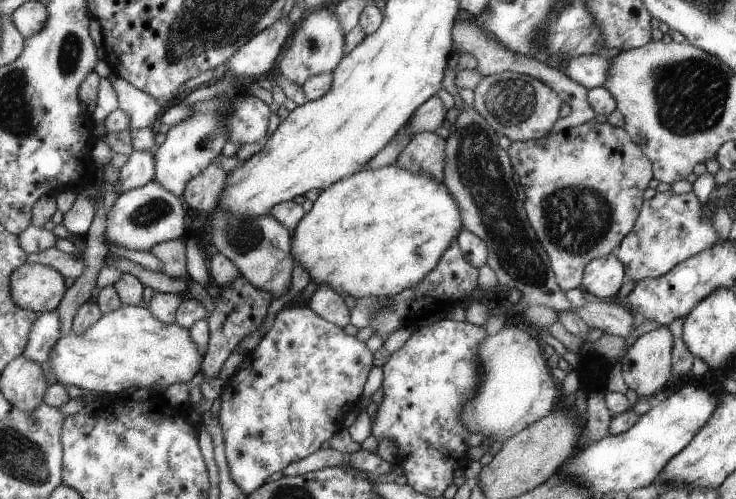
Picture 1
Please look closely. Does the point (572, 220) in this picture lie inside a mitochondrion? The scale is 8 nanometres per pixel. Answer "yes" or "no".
yes

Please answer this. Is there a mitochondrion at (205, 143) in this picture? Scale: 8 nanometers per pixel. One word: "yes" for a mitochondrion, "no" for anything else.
yes

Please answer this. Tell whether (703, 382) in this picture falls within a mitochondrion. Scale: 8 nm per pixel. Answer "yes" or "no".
no

